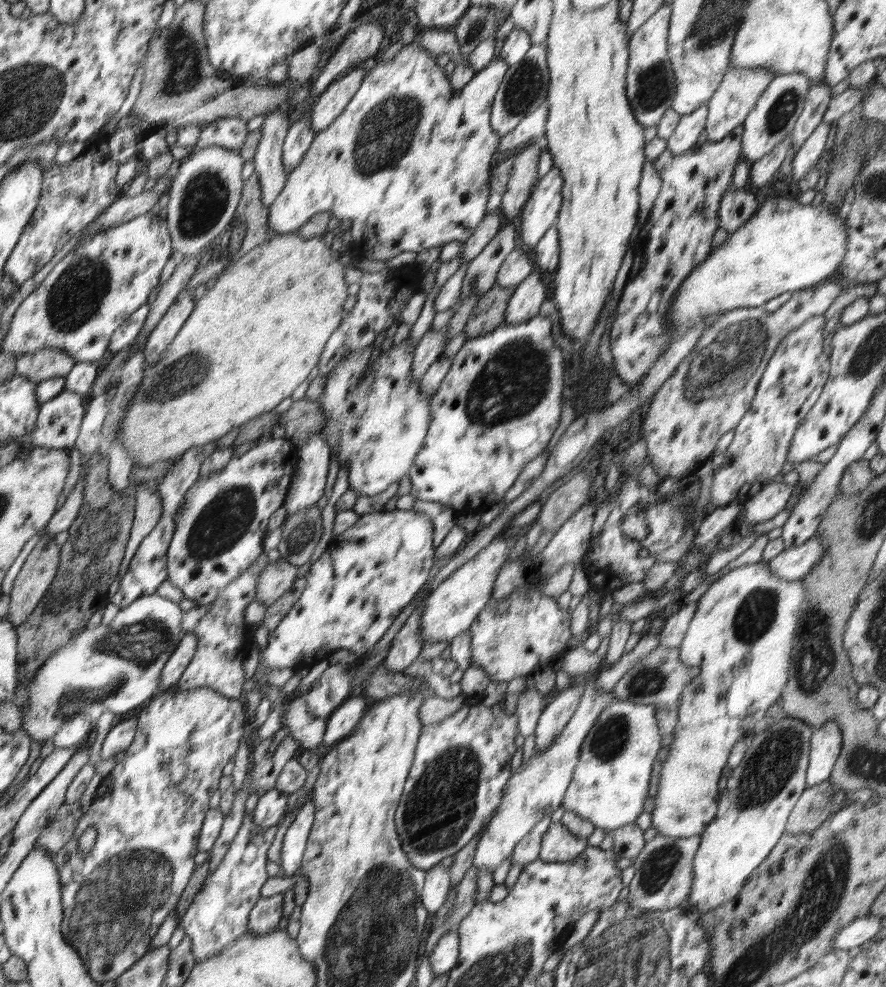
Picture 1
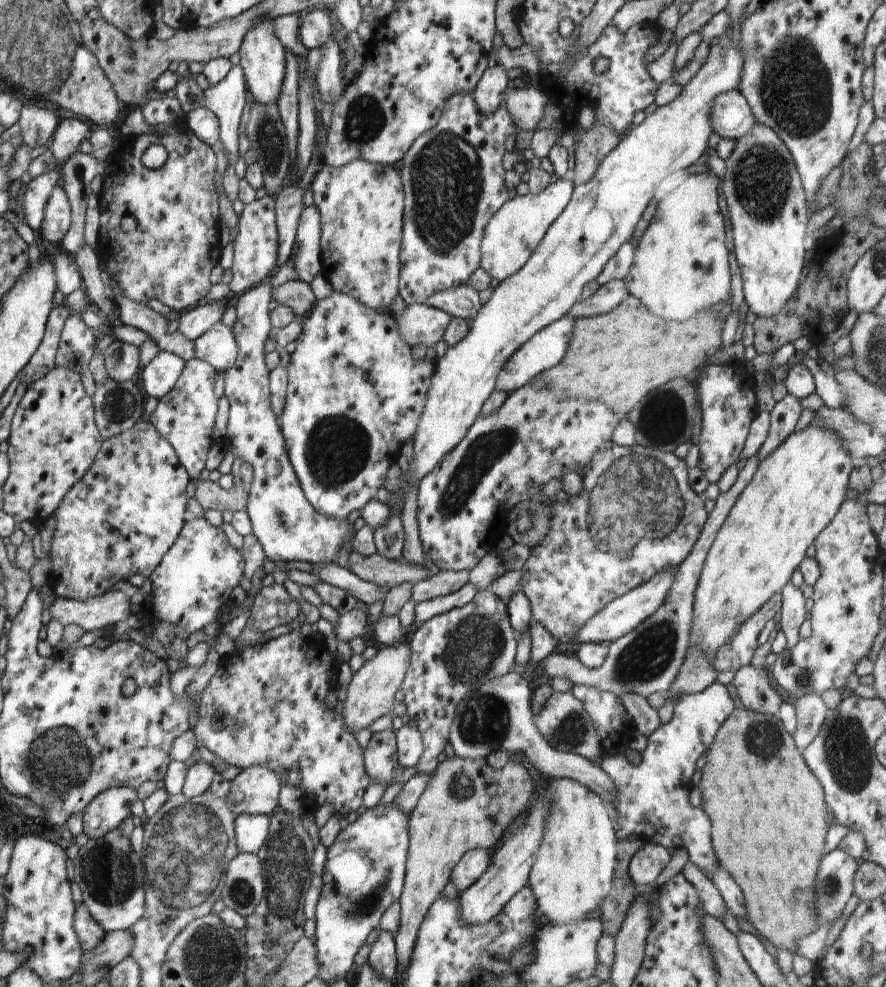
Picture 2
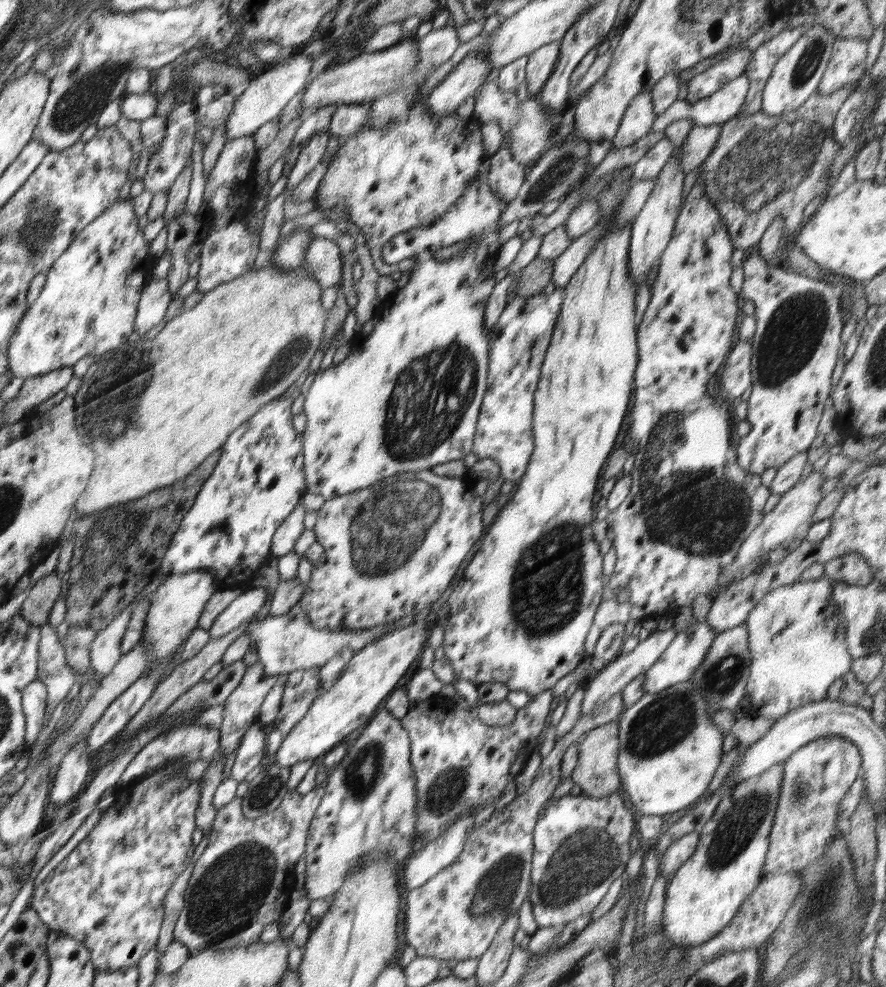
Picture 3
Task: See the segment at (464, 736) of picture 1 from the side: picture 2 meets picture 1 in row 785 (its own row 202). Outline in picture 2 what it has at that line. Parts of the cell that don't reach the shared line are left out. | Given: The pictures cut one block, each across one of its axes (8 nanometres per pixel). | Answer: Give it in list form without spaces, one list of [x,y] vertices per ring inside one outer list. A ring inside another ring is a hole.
[[[473,91],[455,93],[446,100],[440,121],[413,143],[402,160],[399,173],[404,194],[404,230],[400,256],[399,296],[407,306],[426,303],[436,292],[467,285],[470,276],[481,266],[481,245],[486,226],[509,200],[505,186],[503,158],[506,140],[519,129],[507,106],[500,106],[492,115],[483,115],[476,105]]]

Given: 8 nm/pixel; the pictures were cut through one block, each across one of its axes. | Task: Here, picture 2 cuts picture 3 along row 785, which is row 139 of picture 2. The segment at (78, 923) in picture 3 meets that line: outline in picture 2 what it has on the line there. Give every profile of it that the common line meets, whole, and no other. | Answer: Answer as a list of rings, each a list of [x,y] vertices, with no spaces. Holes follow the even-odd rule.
[[[184,122],[180,124],[173,123],[172,126],[175,130],[168,132],[168,134],[161,134],[158,132],[152,132],[150,134],[144,134],[141,136],[132,137],[134,144],[130,145],[127,149],[124,149],[124,171],[127,173],[122,186],[116,189],[112,194],[102,203],[101,216],[100,216],[100,235],[99,243],[96,248],[96,254],[99,256],[100,262],[106,264],[106,268],[111,276],[111,278],[119,285],[122,290],[123,296],[126,299],[131,299],[132,301],[138,303],[147,303],[150,299],[156,299],[162,302],[162,304],[169,306],[174,310],[174,315],[182,314],[187,310],[195,308],[200,304],[203,298],[206,298],[213,286],[210,282],[210,275],[212,269],[220,263],[223,248],[221,246],[220,237],[220,214],[219,214],[219,199],[218,194],[215,190],[214,180],[217,174],[218,160],[215,154],[216,149],[207,146],[204,142],[201,142],[187,127]],[[157,143],[158,145],[163,145],[168,152],[168,159],[166,164],[160,169],[149,170],[142,165],[140,162],[140,154],[143,150],[150,144]],[[124,216],[134,216],[136,221],[136,228],[132,232],[124,232],[121,226],[121,220]]]

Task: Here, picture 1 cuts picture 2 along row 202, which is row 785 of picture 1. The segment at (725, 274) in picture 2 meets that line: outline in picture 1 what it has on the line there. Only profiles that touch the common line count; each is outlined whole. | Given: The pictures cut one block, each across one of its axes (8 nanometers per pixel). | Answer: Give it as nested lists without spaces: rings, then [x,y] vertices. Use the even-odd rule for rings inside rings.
[[[761,560],[756,563],[742,565],[736,569],[732,569],[720,579],[712,582],[712,584],[706,589],[706,592],[698,599],[695,615],[689,622],[687,631],[685,632],[680,650],[680,661],[686,667],[699,667],[700,674],[698,677],[682,692],[682,698],[680,699],[680,706],[676,712],[678,712],[678,722],[672,731],[672,743],[670,744],[670,751],[668,757],[662,765],[660,776],[660,786],[658,786],[658,794],[655,797],[655,805],[652,814],[652,826],[656,828],[657,834],[664,836],[674,837],[690,837],[701,835],[706,827],[711,824],[712,820],[716,816],[718,810],[718,803],[721,794],[718,791],[718,781],[722,778],[722,769],[726,766],[726,760],[730,756],[730,752],[733,746],[741,740],[748,732],[753,730],[756,723],[766,715],[768,708],[772,706],[777,700],[782,697],[782,692],[788,684],[788,676],[790,676],[790,664],[792,664],[792,654],[794,652],[794,638],[796,638],[796,628],[800,620],[804,620],[806,612],[805,606],[805,588],[803,587],[801,579],[799,580],[784,580],[773,575],[773,572],[767,567],[767,561]]]

